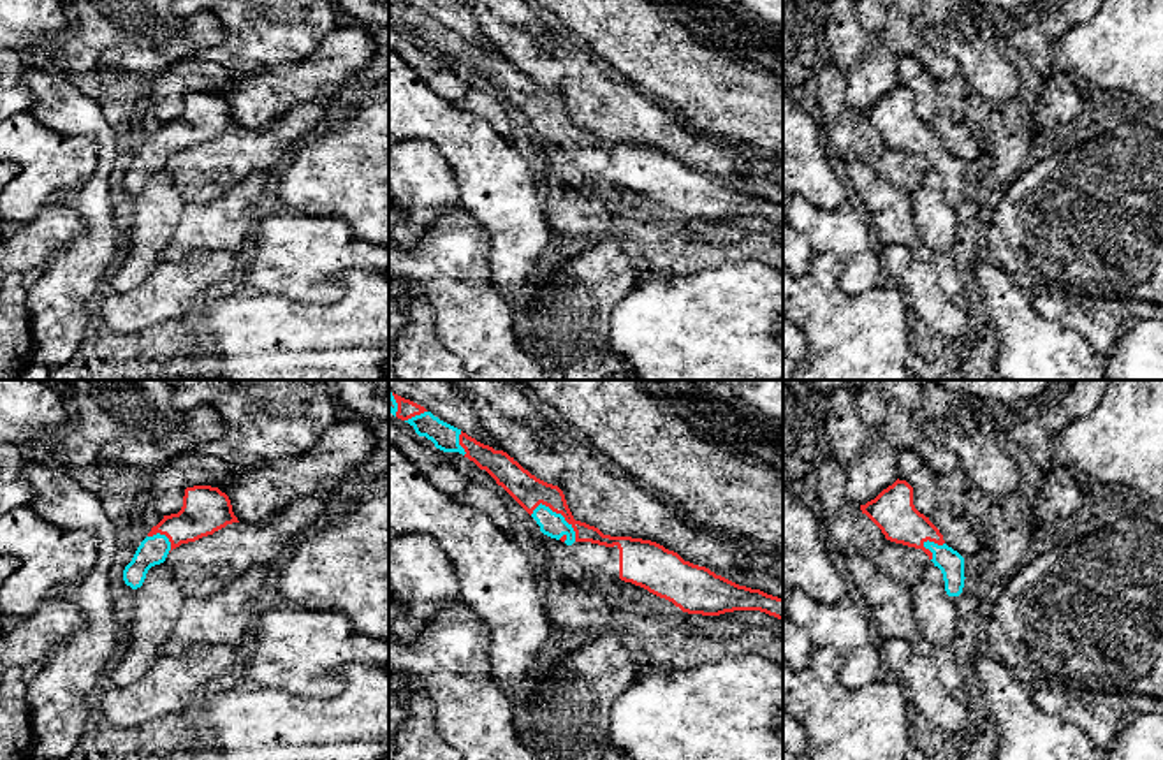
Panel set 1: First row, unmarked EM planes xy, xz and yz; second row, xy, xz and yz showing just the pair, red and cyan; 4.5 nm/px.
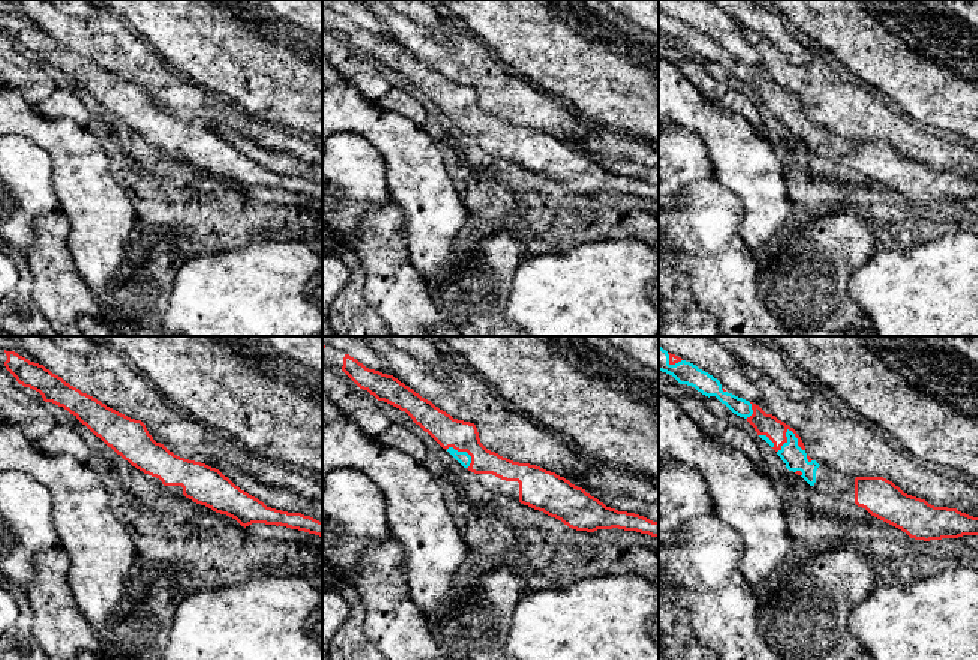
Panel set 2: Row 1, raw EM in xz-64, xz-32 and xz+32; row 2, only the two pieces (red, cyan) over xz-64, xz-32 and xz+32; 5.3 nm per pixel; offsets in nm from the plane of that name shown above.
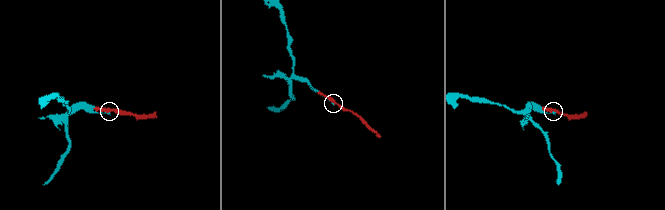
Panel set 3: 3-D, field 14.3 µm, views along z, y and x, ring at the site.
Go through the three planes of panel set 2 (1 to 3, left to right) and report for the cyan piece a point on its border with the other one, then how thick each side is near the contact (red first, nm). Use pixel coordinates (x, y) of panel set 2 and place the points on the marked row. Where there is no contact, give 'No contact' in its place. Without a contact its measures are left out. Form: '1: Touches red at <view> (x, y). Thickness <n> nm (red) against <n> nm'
1: No contact
2: Touches red at xz-32 (462, 450). Thickness 160 nm (red) against 70 nm
3: Touches red at xz+32 (798, 440). Thickness 120 nm (red) against 120 nm

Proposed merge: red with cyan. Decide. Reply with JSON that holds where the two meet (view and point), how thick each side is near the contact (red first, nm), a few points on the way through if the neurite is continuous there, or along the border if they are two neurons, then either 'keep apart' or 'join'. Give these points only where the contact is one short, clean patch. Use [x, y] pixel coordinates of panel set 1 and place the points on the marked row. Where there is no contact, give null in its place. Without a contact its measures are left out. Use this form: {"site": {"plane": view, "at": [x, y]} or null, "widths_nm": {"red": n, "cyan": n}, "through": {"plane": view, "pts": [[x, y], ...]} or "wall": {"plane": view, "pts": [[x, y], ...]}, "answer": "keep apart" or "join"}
{"site": {"plane": "xz", "at": [560, 512]}, "widths_nm": {"red": 150, "cyan": 120}, "answer": "join"}

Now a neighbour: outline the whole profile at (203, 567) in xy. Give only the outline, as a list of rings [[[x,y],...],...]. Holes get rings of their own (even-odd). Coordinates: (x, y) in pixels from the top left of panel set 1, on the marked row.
[[[301,498],[269,524],[227,524],[213,535],[172,549],[164,563],[185,595],[209,596],[246,570],[274,563],[306,533],[329,521],[318,498]]]

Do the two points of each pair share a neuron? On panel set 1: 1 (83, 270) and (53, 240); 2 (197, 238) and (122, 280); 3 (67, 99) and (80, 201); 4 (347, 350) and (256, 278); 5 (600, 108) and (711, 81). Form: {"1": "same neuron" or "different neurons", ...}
{"1": "different neurons", "2": "different neurons", "3": "same neuron", "4": "different neurons", "5": "different neurons"}

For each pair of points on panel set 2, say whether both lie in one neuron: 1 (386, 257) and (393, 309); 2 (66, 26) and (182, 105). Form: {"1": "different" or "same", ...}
{"1": "same", "2": "same"}

